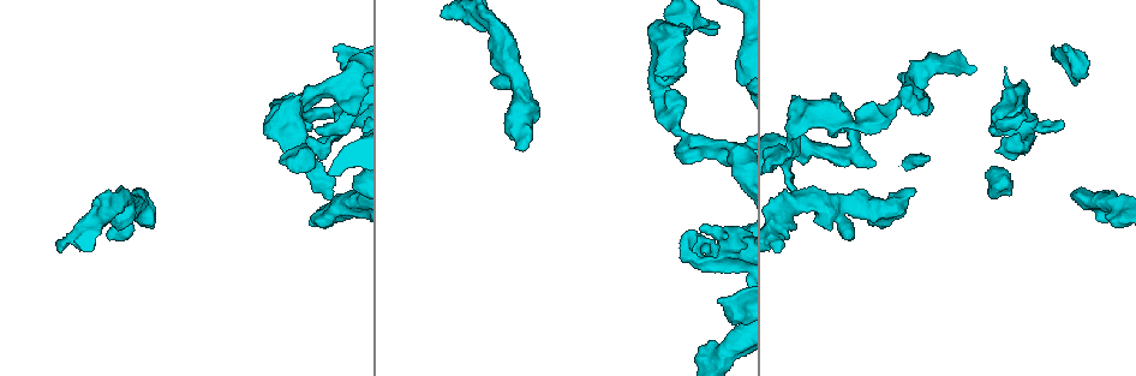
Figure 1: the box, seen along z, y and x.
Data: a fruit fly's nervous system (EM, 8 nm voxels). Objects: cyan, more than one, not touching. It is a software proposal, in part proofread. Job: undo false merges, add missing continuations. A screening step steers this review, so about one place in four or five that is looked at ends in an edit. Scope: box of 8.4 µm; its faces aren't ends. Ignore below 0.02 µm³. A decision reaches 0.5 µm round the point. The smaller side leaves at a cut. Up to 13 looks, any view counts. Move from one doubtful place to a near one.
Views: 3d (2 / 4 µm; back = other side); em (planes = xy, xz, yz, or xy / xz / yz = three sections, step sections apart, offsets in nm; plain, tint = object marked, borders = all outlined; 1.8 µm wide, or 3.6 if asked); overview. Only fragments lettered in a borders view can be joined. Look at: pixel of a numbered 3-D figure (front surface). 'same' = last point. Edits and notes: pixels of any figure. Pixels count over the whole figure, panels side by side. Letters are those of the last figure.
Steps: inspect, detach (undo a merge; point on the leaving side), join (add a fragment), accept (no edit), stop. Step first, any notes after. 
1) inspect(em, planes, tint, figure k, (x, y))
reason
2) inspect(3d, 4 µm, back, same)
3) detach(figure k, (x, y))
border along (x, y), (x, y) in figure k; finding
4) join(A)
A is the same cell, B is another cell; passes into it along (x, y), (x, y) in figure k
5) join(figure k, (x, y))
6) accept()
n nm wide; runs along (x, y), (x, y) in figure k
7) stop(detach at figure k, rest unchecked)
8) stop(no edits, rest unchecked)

inspect(em, planes, plain, figure 1, (857, 125))

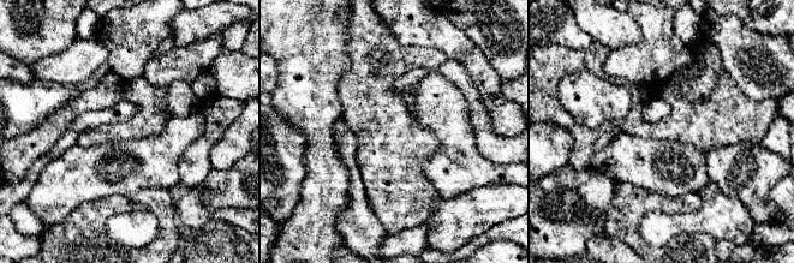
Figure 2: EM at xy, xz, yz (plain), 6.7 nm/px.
inspect(em, planes, borders, same)
what lies round it

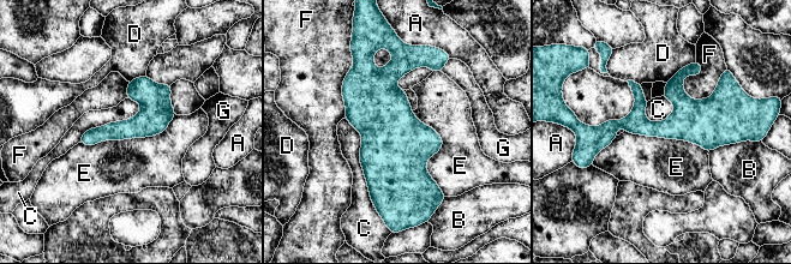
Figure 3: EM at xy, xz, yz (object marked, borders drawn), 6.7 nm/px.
accept()
A, B, C, D, E, F and G are other cells; border along (177, 114), (155, 134), (81, 143) in figure 3; one cell here

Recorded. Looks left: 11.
inspect(3d, 4 µm, back, figure 1, (849, 239))
branch stops here

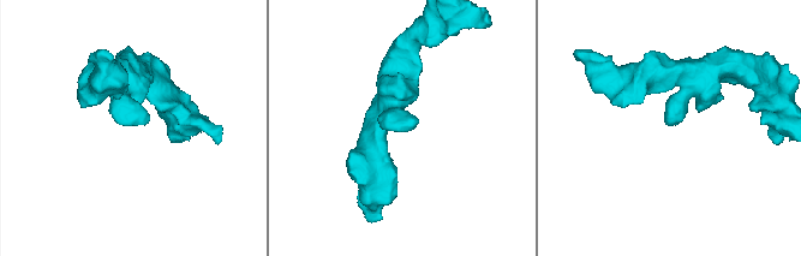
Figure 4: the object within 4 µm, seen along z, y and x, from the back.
inspect(em, xy, step 8, borders, figure 4, (146, 124))

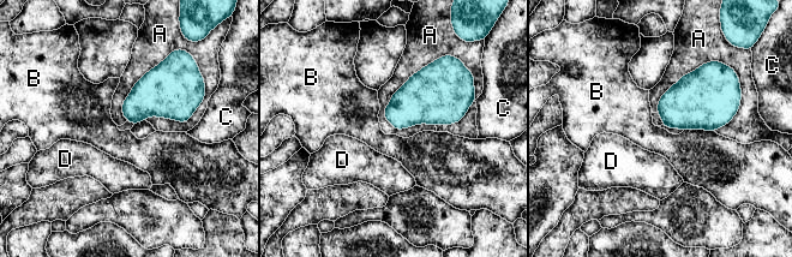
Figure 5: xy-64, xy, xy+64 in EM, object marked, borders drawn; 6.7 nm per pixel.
inspect(em, planes, borders, same)
cut it another way

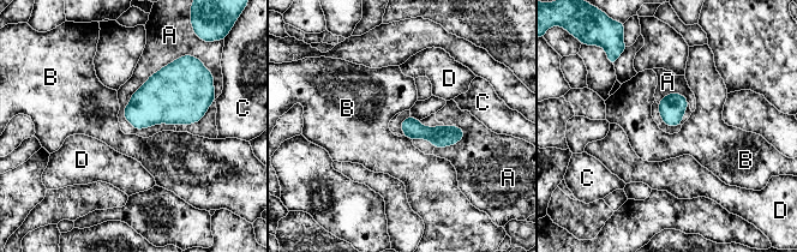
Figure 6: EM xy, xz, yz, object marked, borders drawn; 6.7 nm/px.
accept()
A, B, C and D are other cells; none of them fits

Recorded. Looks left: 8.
inspect(3d, 2 µm, back, figure 1, (913, 196))
free end

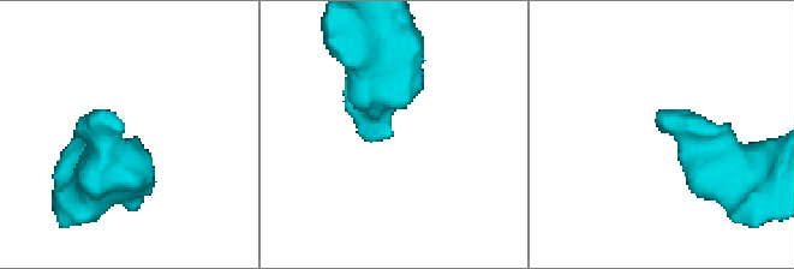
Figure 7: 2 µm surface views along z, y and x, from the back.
inspect(em, planes, plain, figure 7, (388, 137))

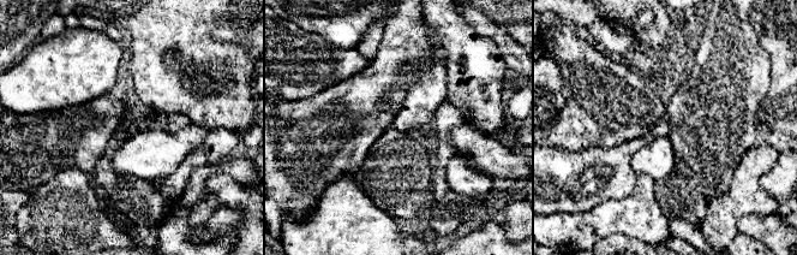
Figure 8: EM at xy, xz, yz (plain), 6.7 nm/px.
inspect(em, planes, borders, same)

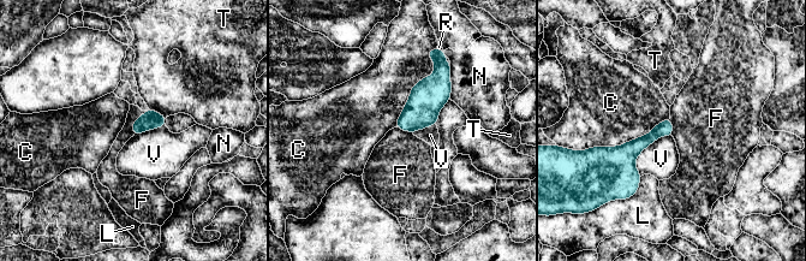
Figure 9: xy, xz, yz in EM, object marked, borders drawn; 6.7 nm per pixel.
accept()
C, F, L, N, R, T and V are other cells; border along (144, 112), (132, 126), (133, 135) in figure 9; none of them fits

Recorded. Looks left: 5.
inspect(3d, 2 µm, back, figure 1, (1015, 123))
closes a loop

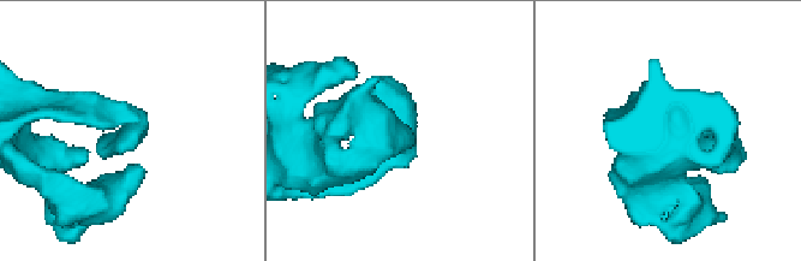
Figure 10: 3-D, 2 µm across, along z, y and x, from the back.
inspect(em, planes, borders, figure 10, (133, 133))

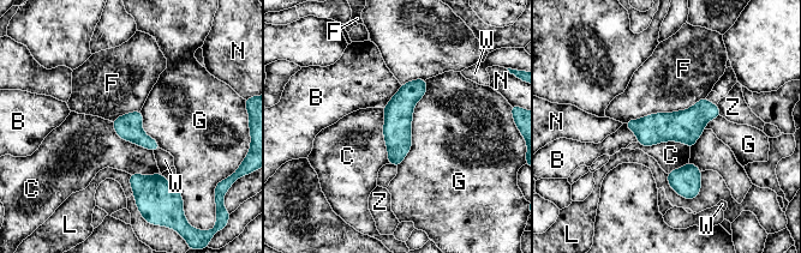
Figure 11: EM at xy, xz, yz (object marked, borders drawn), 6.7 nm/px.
accept()
180 nm wide; B, C, F, G, L, N, W and Z are other cells; border along (382, 108), (383, 140), (389, 163) in figure 11; all the same cell

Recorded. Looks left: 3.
inspect(3d, 2 µm, back, figure 1, (1065, 47))

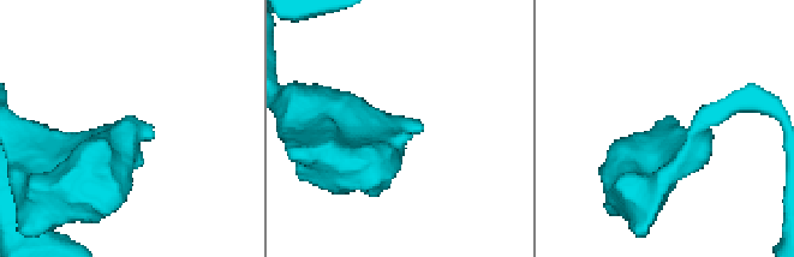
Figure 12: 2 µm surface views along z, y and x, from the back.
inspect(em, xy, step 16, borders, figure 12, (421, 126))

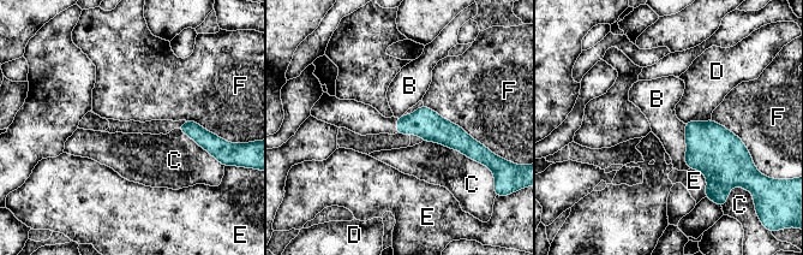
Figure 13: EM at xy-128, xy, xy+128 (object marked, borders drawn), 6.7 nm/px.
inspect(em, planes, borders, same)
another direction

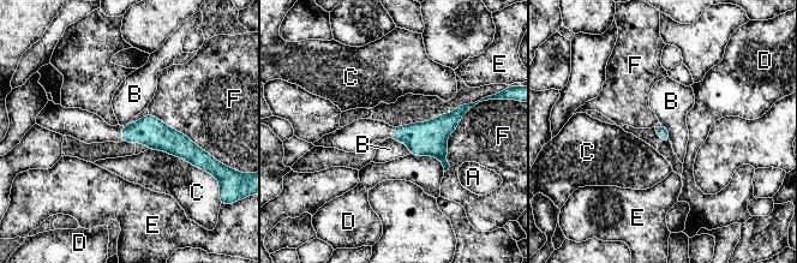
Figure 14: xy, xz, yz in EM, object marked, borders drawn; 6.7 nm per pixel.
accept()
A, B, C, D, E and F are other cells; no lettered fragment goes on from it

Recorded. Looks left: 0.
stop(no edits, rest unchecked)

